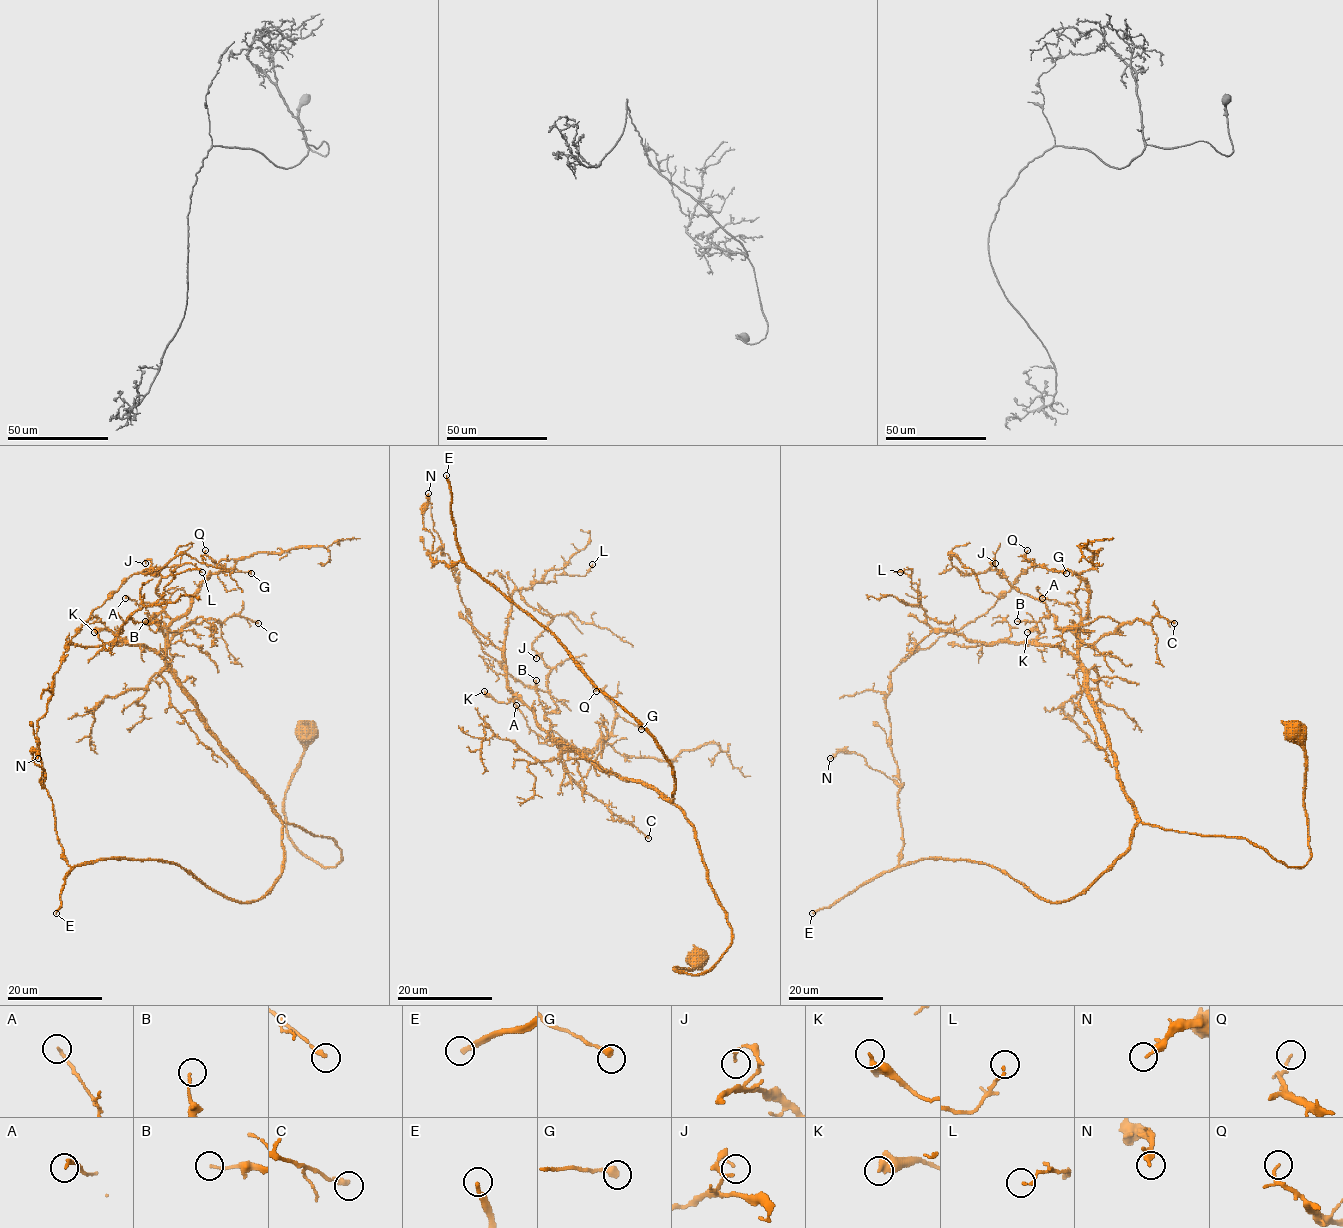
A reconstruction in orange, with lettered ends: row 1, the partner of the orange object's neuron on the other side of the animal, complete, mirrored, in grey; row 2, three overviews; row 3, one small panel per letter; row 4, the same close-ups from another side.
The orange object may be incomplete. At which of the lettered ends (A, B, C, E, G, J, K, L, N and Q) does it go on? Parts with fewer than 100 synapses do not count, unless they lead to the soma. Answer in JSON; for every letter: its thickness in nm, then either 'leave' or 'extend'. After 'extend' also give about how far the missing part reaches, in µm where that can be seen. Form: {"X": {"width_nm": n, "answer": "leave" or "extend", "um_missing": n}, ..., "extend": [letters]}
{"A": {"width_nm": 170, "answer": "leave"}, "B": {"width_nm": 120, "answer": "leave"}, "C": {"width_nm": 220, "answer": "leave"}, "E": {"width_nm": 240, "answer": "extend", "um_missing": 200}, "G": {"width_nm": 360, "answer": "leave"}, "J": {"width_nm": 120, "answer": "leave"}, "K": {"width_nm": 300, "answer": "leave"}, "L": {"width_nm": 140, "answer": "leave"}, "N": {"width_nm": 240, "answer": "leave"}, "Q": {"width_nm": 150, "answer": "leave"}, "extend": ["E"]}

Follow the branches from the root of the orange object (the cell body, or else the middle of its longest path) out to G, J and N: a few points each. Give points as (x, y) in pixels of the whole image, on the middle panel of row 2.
G: (695, 961), (675, 968), (706, 973), (731, 928), (694, 825), (556, 742), (591, 752), (619, 716), (641, 729)
J: (695, 961), (675, 968), (706, 973), (731, 928), (694, 825), (659, 791), (556, 742), (551, 669), (536, 658)
N: (695, 961), (675, 968), (706, 973), (731, 928), (672, 764), (548, 630), (461, 560), (433, 559), (428, 493)

